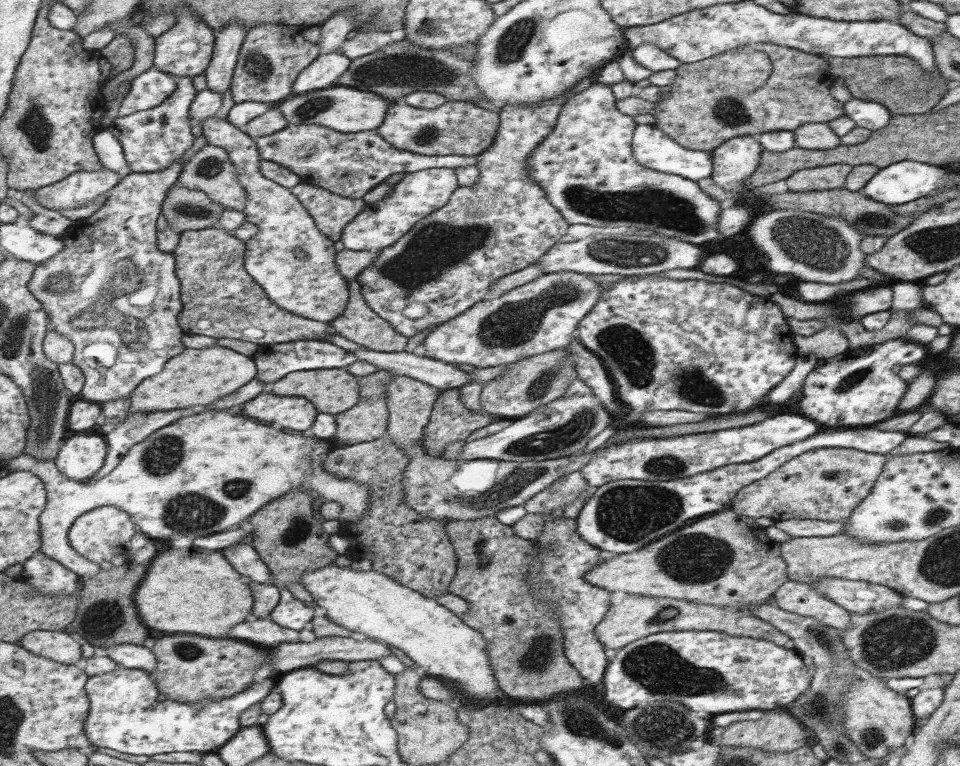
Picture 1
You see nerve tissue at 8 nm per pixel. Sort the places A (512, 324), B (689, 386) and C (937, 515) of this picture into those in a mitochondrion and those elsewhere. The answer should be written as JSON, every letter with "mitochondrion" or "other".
{"A":"mitochondrion","B":"mitochondrion","C":"mitochondrion"}

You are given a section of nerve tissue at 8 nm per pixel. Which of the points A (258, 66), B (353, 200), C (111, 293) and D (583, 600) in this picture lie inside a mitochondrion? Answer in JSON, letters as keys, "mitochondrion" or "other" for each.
{"A":"mitochondrion","B":"other","C":"mitochondrion","D":"other"}

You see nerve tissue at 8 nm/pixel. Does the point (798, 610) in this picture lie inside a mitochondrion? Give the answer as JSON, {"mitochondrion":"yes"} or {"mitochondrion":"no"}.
{"mitochondrion":"no"}

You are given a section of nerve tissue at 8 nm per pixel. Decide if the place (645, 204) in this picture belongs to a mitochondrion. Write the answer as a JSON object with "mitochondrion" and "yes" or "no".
{"mitochondrion":"yes"}

